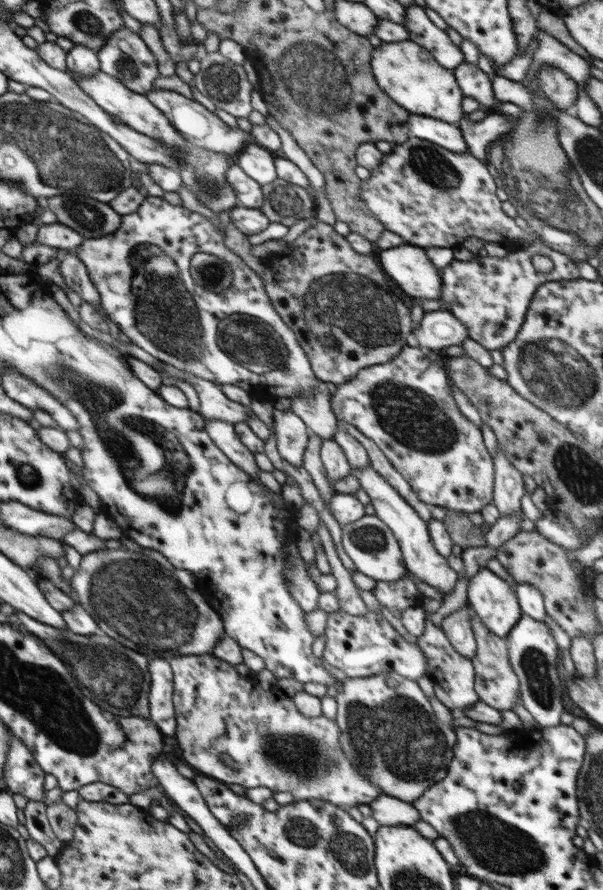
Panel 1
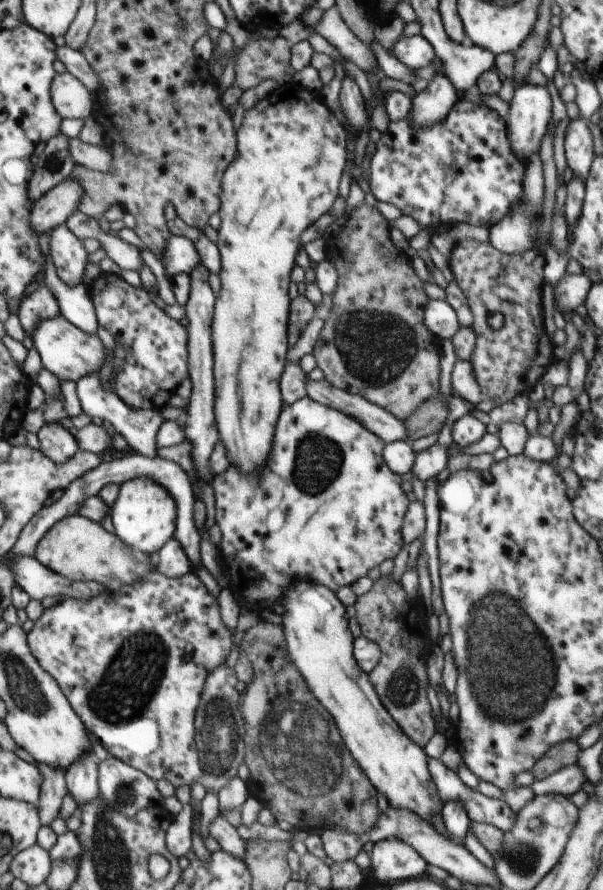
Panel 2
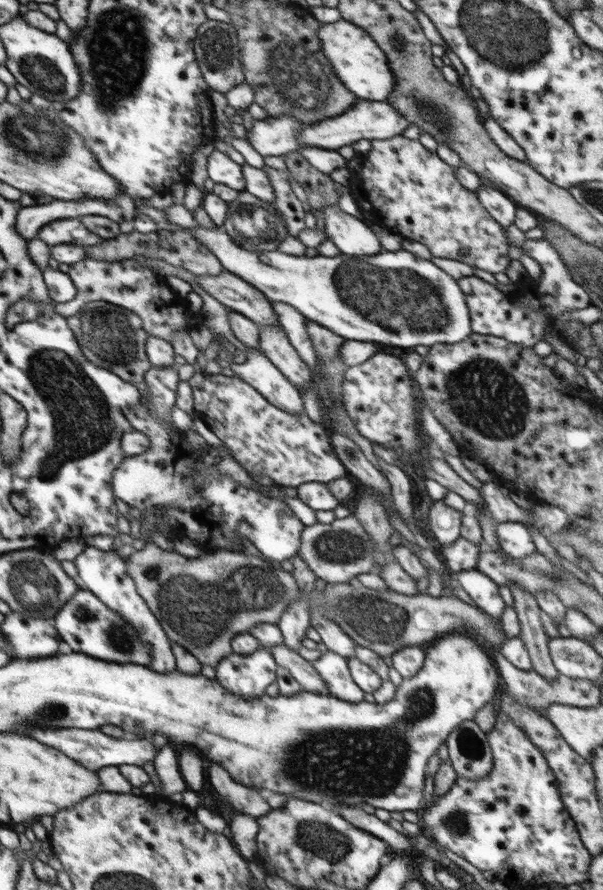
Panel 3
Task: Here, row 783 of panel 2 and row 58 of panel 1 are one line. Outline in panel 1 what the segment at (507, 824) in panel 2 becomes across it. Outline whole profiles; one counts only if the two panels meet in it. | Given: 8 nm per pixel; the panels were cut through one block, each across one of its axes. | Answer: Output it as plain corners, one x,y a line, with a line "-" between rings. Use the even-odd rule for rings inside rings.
408,5
404,26
410,34
410,40
423,46
443,68
454,70
464,62
464,54
460,46
456,46
446,31
438,28
418,5

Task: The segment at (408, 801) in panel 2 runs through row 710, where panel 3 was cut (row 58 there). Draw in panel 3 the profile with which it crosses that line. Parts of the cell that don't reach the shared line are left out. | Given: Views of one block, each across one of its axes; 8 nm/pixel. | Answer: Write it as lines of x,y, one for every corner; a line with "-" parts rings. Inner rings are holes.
347,20
322,24
318,31
323,53
331,62
336,78
357,97
368,101
384,102
394,91
394,76
388,68
389,60
378,43
363,29

